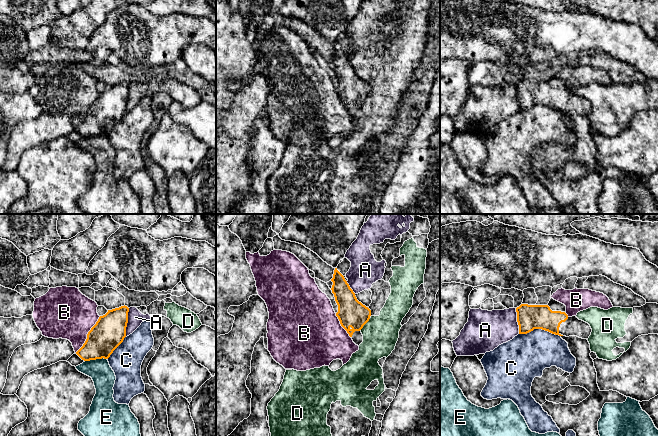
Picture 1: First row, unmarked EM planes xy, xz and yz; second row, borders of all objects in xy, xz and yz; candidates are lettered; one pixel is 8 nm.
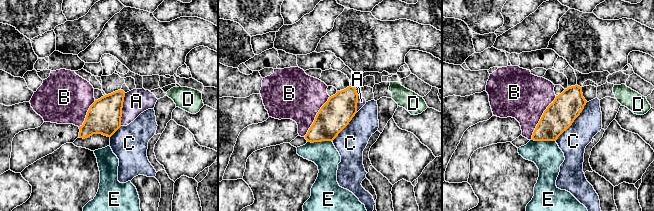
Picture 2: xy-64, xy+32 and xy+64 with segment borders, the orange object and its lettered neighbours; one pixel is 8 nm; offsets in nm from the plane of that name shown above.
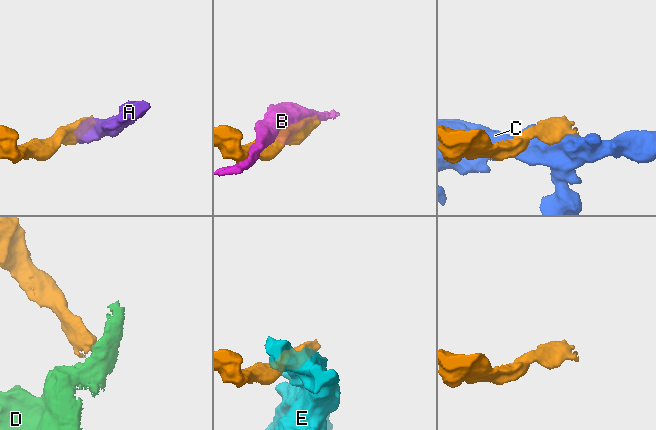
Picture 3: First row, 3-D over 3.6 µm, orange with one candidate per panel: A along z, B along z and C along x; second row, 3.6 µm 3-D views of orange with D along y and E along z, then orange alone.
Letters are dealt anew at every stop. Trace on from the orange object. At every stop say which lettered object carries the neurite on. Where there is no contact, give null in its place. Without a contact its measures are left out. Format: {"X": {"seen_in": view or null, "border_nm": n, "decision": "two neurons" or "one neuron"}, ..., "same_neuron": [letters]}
{"A": {"seen_in": "xy", "border_nm": 240, "decision": "two neurons"}, "B": {"seen_in": "xy", "border_nm": 360, "decision": "two neurons"}, "C": {"seen_in": "yz", "border_nm": 340, "decision": "two neurons"}, "D": {"seen_in": "xz", "border_nm": 140, "decision": "two neurons"}, "E": {"seen_in": "xy", "border_nm": 180, "decision": "two neurons"}, "same_neuron": []}

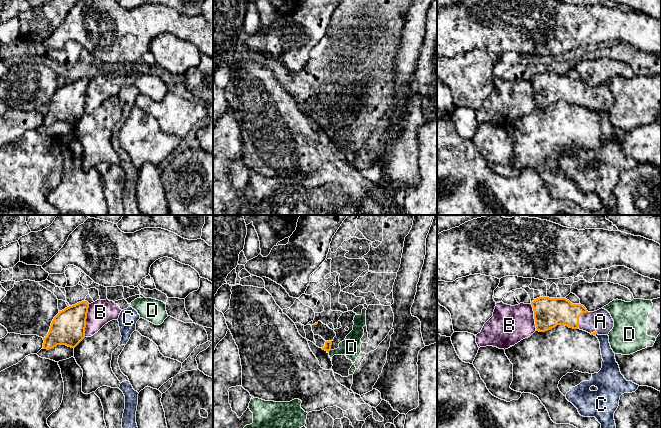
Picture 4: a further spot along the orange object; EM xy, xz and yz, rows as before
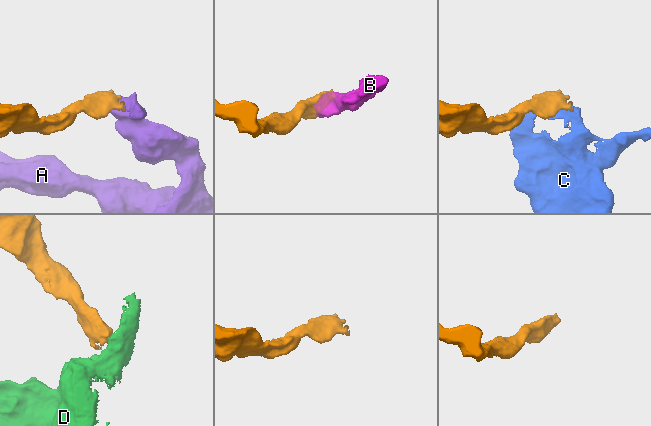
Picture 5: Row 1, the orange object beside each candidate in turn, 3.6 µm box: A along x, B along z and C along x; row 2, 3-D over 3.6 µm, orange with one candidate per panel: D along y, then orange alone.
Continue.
{"A": {"seen_in": "yz", "border_nm": 160, "decision": "one neuron"}, "B": {"seen_in": "xy", "border_nm": 260, "decision": "two neurons"}, "C": {"seen_in": "yz", "border_nm": 30, "decision": "two neurons"}, "D": {"seen_in": "xz", "border_nm": 40, "decision": "two neurons"}, "same_neuron": ["A"]}

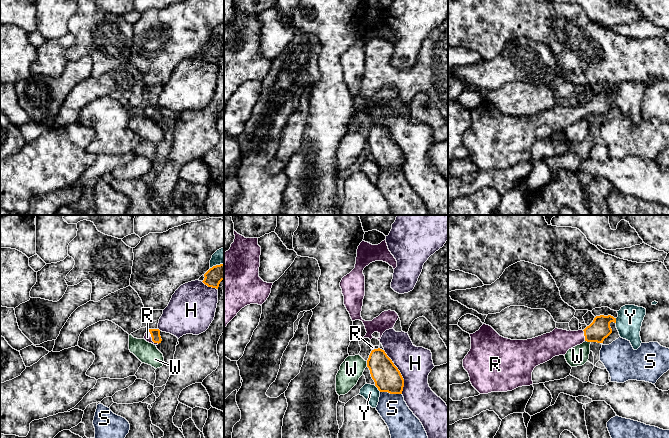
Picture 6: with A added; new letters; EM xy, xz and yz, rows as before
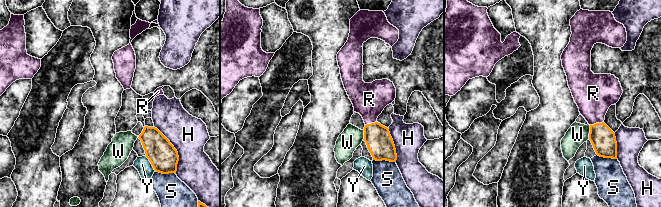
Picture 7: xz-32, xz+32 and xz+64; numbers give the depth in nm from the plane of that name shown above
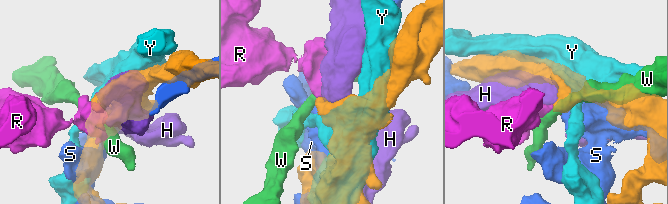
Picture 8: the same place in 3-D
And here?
{"H": {"seen_in": "xz", "border_nm": 380, "decision": "two neurons"}, "R": {"seen_in": "xy", "border_nm": 140, "decision": "one neuron"}, "S": {"seen_in": "xz", "border_nm": 180, "decision": "two neurons"}, "W": {"seen_in": "xz", "border_nm": 50, "decision": "two neurons"}, "Y": {"seen_in": "xz", "border_nm": 80, "decision": "two neurons"}, "same_neuron": ["R"]}

